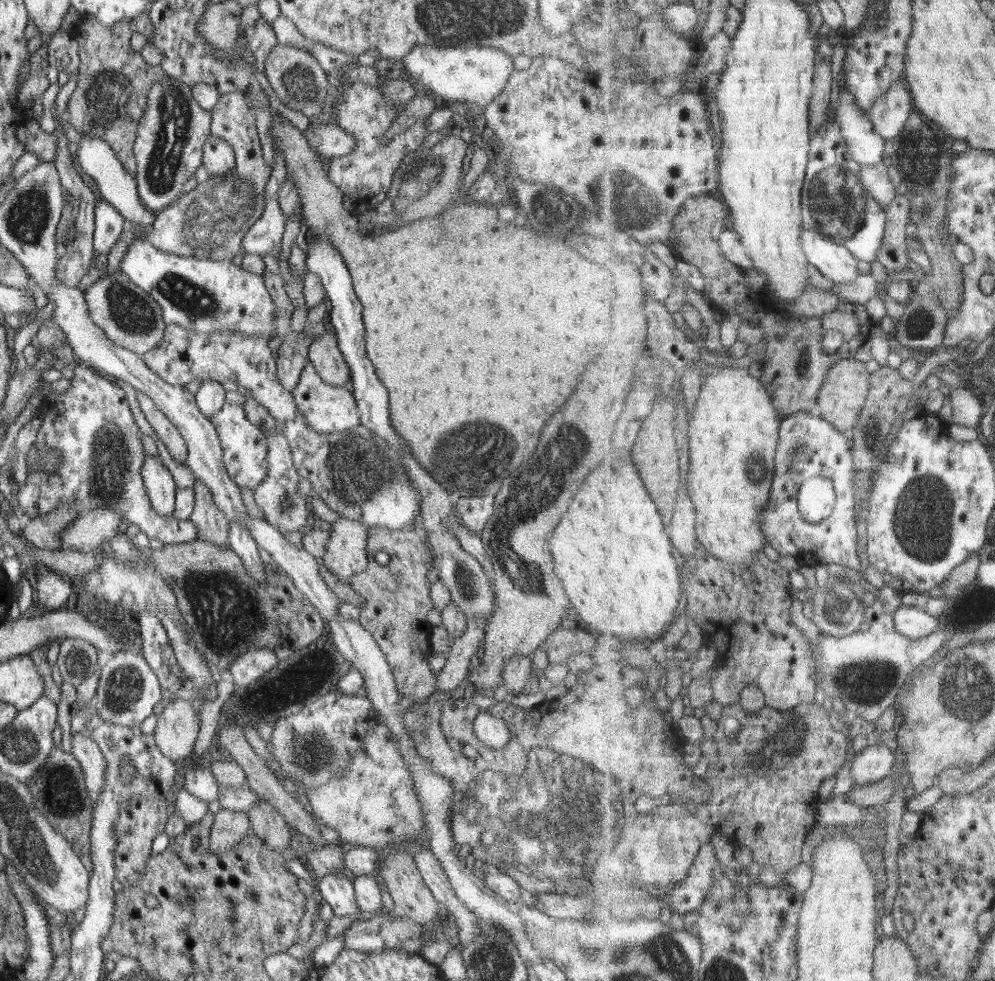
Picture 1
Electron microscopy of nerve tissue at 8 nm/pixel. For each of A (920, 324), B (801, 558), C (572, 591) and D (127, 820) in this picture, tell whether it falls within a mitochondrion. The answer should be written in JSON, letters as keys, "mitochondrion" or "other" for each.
{"A":"mitochondrion","B":"other","C":"other","D":"other"}

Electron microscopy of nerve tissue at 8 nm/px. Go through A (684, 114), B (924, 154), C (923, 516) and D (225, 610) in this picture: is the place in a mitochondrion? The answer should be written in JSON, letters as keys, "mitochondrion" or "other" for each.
{"A":"other","B":"mitochondrion","C":"mitochondrion","D":"mitochondrion"}

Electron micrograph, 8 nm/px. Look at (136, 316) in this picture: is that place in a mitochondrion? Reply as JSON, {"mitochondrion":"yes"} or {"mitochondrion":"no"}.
{"mitochondrion":"yes"}

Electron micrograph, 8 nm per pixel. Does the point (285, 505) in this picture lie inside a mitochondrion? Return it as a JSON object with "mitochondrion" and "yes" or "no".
{"mitochondrion":"yes"}

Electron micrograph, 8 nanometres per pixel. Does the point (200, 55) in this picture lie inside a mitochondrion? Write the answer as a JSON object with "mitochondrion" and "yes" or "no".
{"mitochondrion":"no"}

